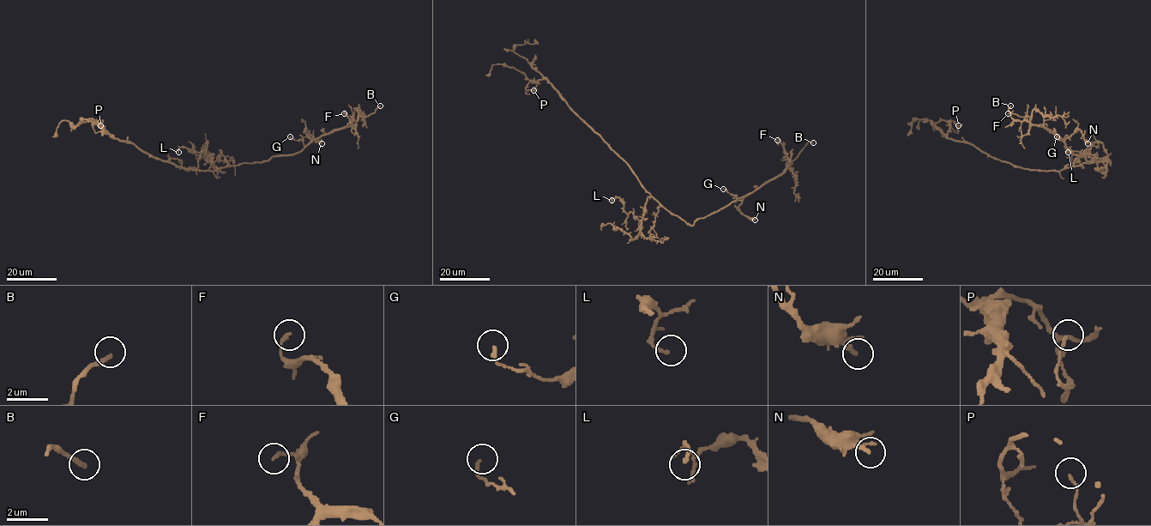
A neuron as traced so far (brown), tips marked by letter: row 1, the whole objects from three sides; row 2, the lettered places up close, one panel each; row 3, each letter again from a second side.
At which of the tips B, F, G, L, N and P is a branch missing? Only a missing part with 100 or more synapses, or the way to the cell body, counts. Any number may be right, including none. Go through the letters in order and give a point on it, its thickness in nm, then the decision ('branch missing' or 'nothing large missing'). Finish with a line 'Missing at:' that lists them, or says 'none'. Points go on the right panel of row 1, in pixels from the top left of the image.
B: place (1010, 105); calibre 200 nm; branch missing
F: place (1008, 113); calibre 160 nm; nothing large missing
G: place (1057, 136); calibre 140 nm; nothing large missing
L: place (1068, 152); calibre 140 nm; nothing large missing
N: place (1087, 143); calibre 140 nm; nothing large missing
P: place (958, 125); calibre 110 nm; nothing large missing
Missing at: B

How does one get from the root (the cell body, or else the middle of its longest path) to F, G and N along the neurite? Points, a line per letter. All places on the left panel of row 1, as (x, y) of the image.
F: (213, 170), (297, 154), (312, 141), (356, 123), (344, 113)
G: (213, 170), (297, 154), (304, 148), (303, 142), (290, 136)
N: (213, 170), (297, 154), (310, 141), (305, 129), (322, 143)

